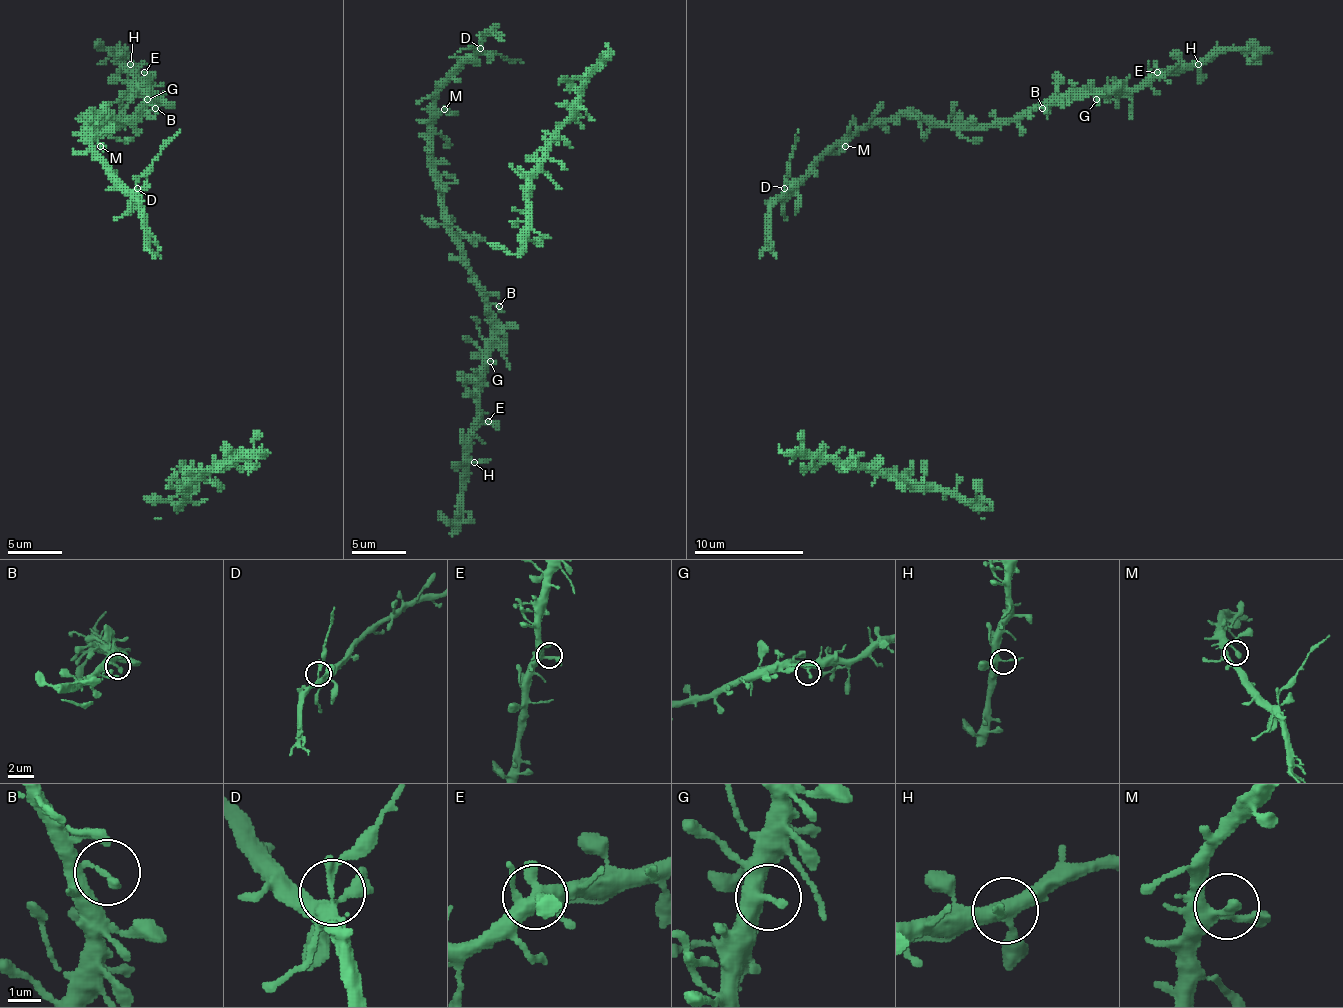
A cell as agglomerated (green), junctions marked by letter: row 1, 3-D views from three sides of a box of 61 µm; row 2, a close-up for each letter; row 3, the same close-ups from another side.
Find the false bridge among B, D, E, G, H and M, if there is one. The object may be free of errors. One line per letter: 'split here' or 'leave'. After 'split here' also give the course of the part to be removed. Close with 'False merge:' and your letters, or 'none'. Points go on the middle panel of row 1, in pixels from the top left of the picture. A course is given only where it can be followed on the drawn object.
B: leave
D: split here | (479, 49), (523, 63)
E: leave
G: leave
H: leave
M: leave
False merge: D

